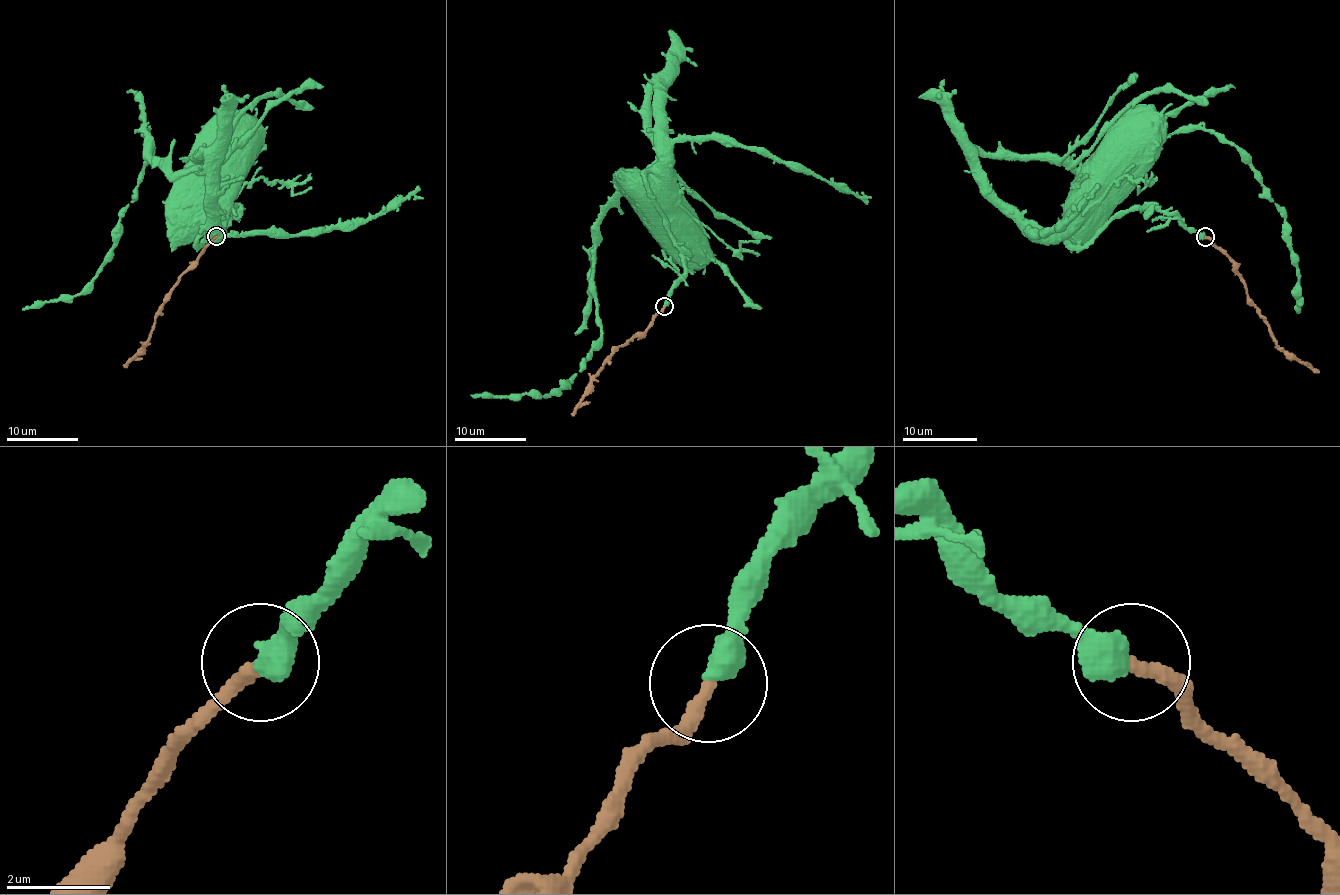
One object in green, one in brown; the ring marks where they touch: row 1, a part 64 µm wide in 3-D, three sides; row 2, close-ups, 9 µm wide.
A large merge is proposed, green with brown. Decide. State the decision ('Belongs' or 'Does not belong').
Belongs

